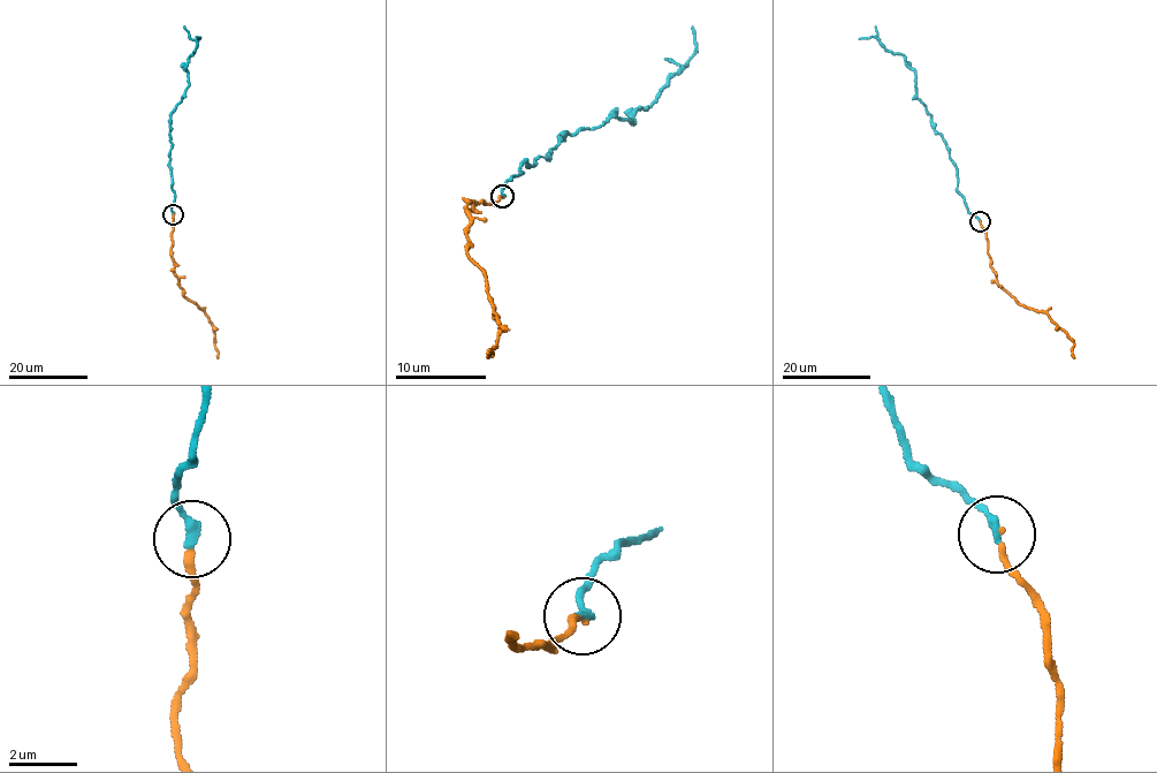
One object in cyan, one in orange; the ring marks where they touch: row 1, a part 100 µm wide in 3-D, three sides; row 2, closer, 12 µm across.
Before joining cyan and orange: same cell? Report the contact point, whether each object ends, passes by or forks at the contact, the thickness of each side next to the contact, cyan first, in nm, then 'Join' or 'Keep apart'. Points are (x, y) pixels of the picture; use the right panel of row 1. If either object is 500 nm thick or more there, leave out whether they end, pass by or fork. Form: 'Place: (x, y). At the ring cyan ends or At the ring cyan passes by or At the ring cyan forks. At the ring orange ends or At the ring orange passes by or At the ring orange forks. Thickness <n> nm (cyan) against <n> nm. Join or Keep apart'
Place: (980, 221). At the ring cyan ends. At the ring orange ends. Thickness 260 nm (cyan) against 190 nm. Join

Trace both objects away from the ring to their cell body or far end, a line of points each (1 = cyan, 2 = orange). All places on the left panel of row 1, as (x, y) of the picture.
1: (173, 214), (170, 114), (189, 84), (185, 68), (197, 44), (183, 25)
2: (173, 214), (170, 256), (174, 272), (183, 296), (203, 310), (212, 326), (217, 357)

